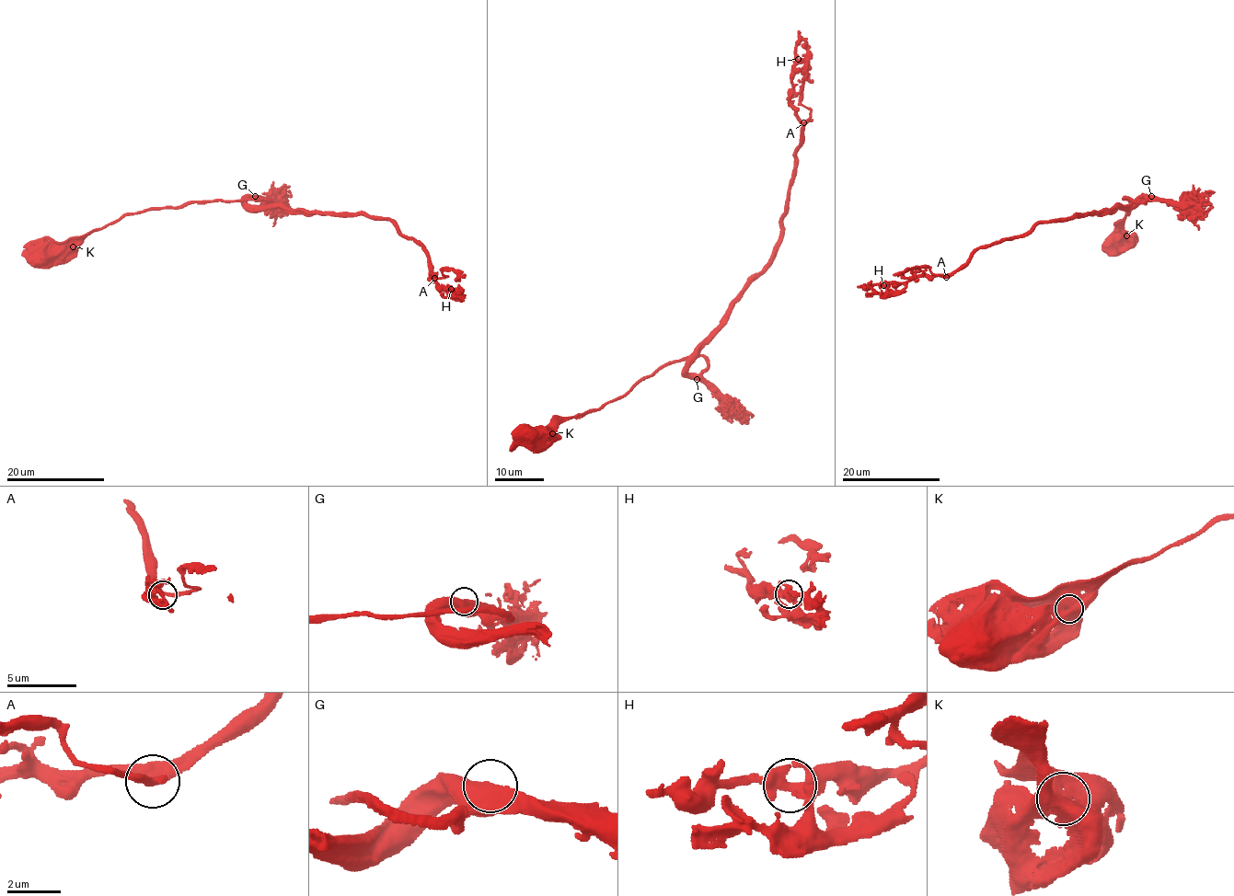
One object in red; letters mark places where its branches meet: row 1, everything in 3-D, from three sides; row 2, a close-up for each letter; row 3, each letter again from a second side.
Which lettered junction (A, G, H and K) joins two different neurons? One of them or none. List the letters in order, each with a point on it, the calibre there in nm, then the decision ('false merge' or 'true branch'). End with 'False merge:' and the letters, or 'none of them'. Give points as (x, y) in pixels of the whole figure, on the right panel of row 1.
A: (946, 277) | 380 nm | true branch
G: (1151, 196) | 900 nm | true branch
H: (883, 285) | 440 nm | true branch
K: (1126, 235) | 600 nm | true branch
False merge: none of them

